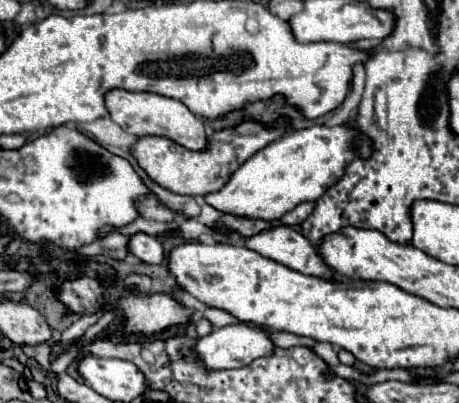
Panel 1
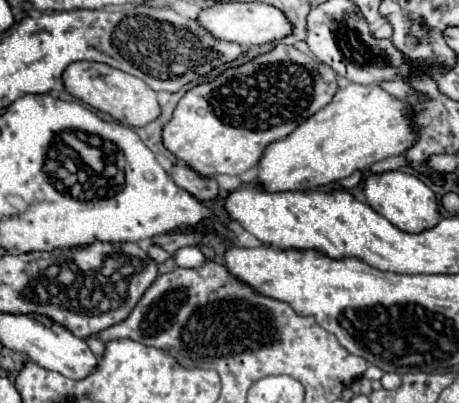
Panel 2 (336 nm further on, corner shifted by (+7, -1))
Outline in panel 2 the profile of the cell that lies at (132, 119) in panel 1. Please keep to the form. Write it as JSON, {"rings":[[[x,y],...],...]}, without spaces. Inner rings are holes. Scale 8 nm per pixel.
{"rings":[[[72,62],[64,72],[62,72],[62,82],[64,82],[64,90],[72,96],[76,96],[78,100],[86,102],[88,106],[100,110],[100,112],[108,112],[110,116],[114,116],[118,122],[126,124],[126,126],[146,126],[152,120],[156,120],[156,116],[160,114],[160,106],[156,100],[156,92],[144,84],[144,80],[126,74],[118,68],[112,68],[108,64],[100,64],[100,62]]]}

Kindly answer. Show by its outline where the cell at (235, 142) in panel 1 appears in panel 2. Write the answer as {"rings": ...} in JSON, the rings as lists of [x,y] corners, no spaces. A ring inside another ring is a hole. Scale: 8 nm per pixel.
{"rings":[[[278,42],[270,52],[260,54],[238,68],[226,68],[218,78],[190,88],[180,98],[170,122],[164,126],[162,132],[164,146],[178,160],[192,164],[196,172],[204,172],[204,176],[214,174],[238,176],[260,162],[268,144],[286,138],[304,120],[308,120],[320,108],[324,108],[332,100],[336,90],[338,90],[338,74],[332,68],[316,62],[314,58],[310,58],[310,54],[294,46]]]}

